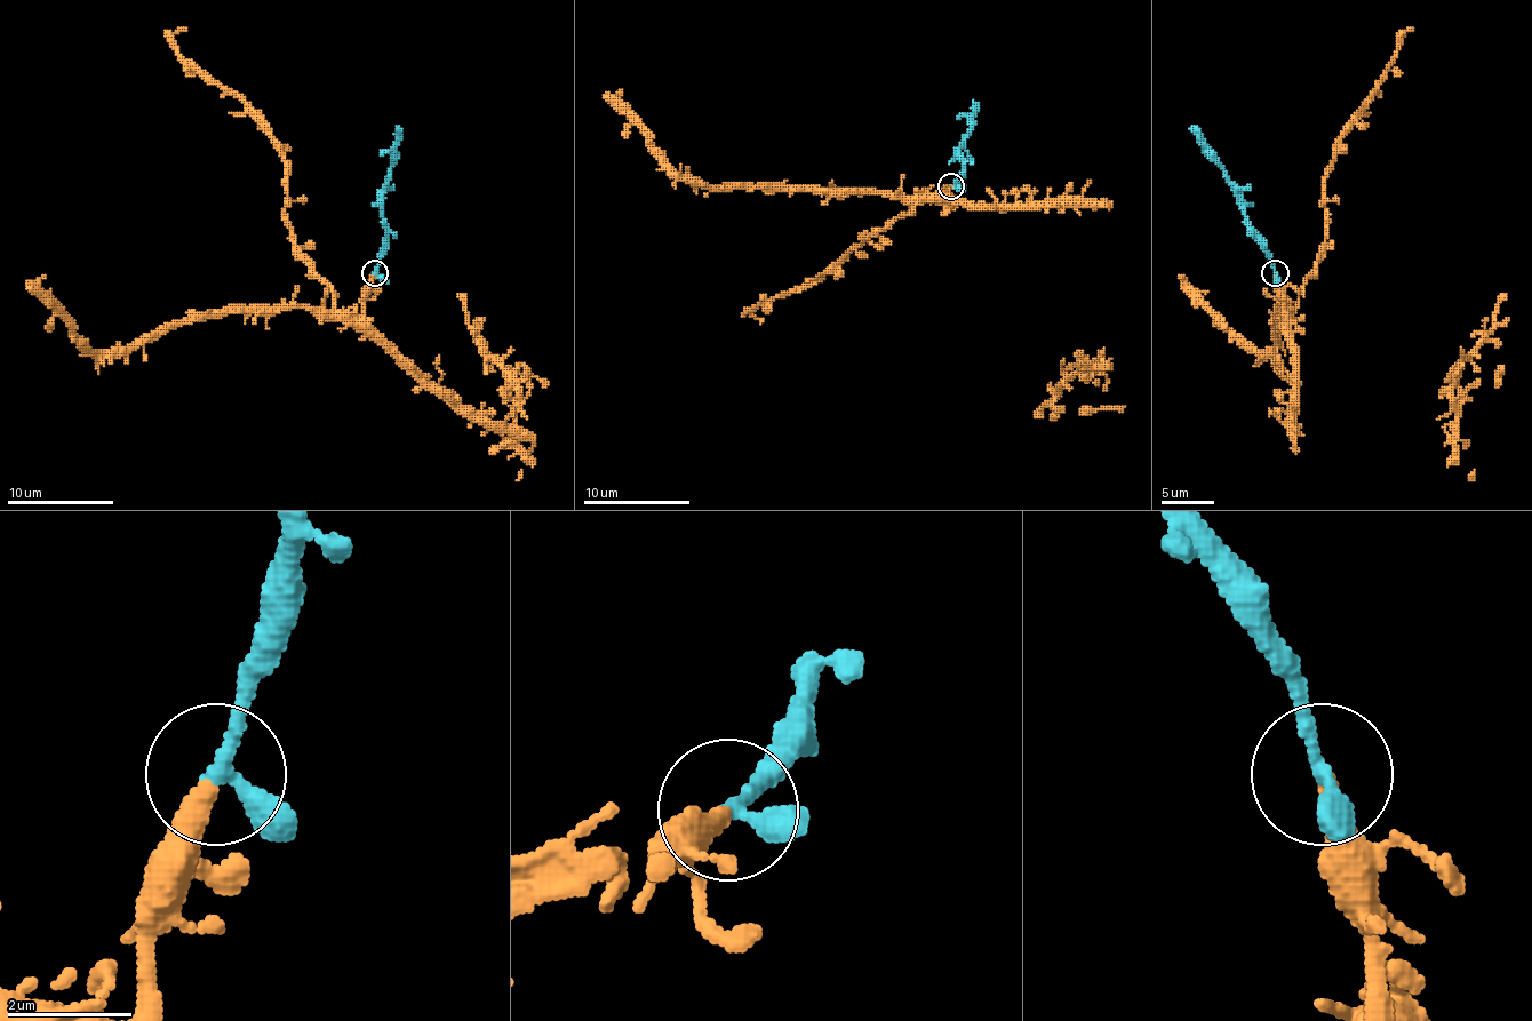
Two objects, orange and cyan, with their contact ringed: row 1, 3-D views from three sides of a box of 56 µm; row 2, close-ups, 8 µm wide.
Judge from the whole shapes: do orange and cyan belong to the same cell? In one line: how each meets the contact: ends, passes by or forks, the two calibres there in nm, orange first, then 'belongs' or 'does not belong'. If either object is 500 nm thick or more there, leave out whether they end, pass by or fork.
orange ends | cyan passes by | 340/240 nm | belongs

